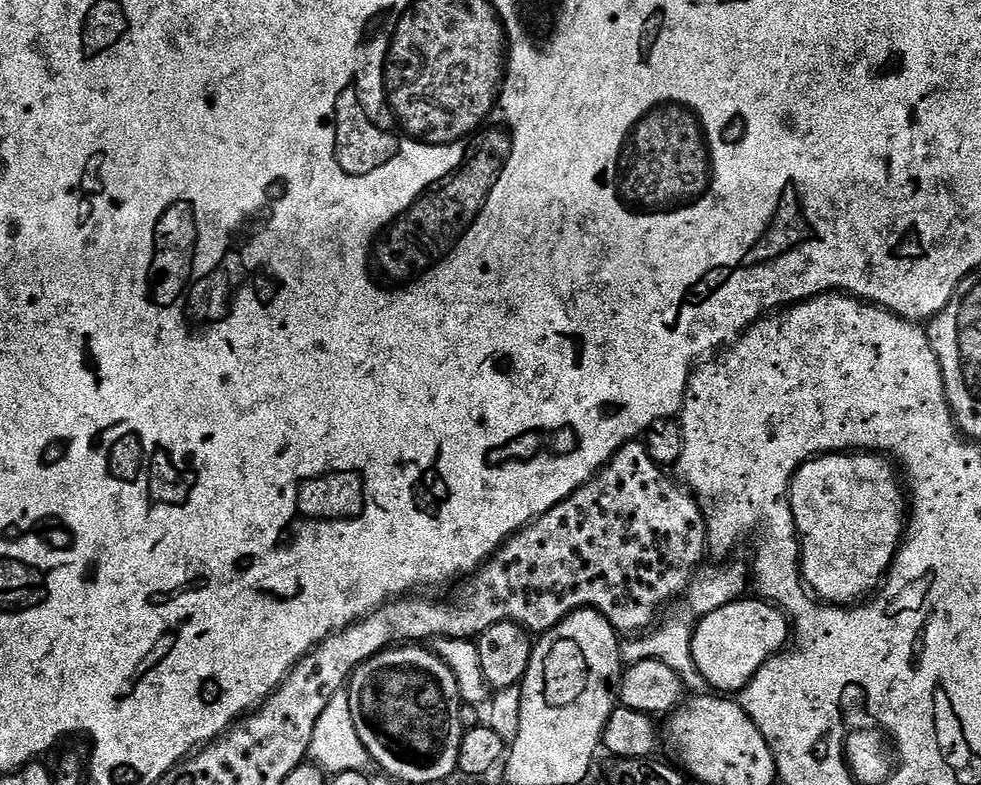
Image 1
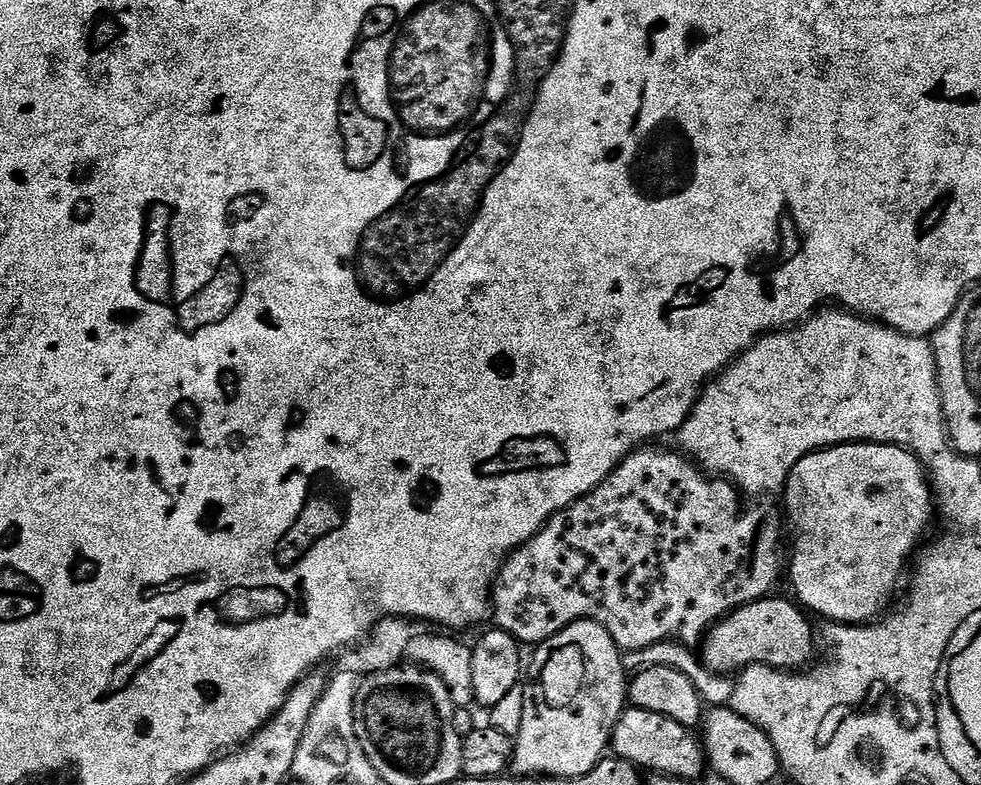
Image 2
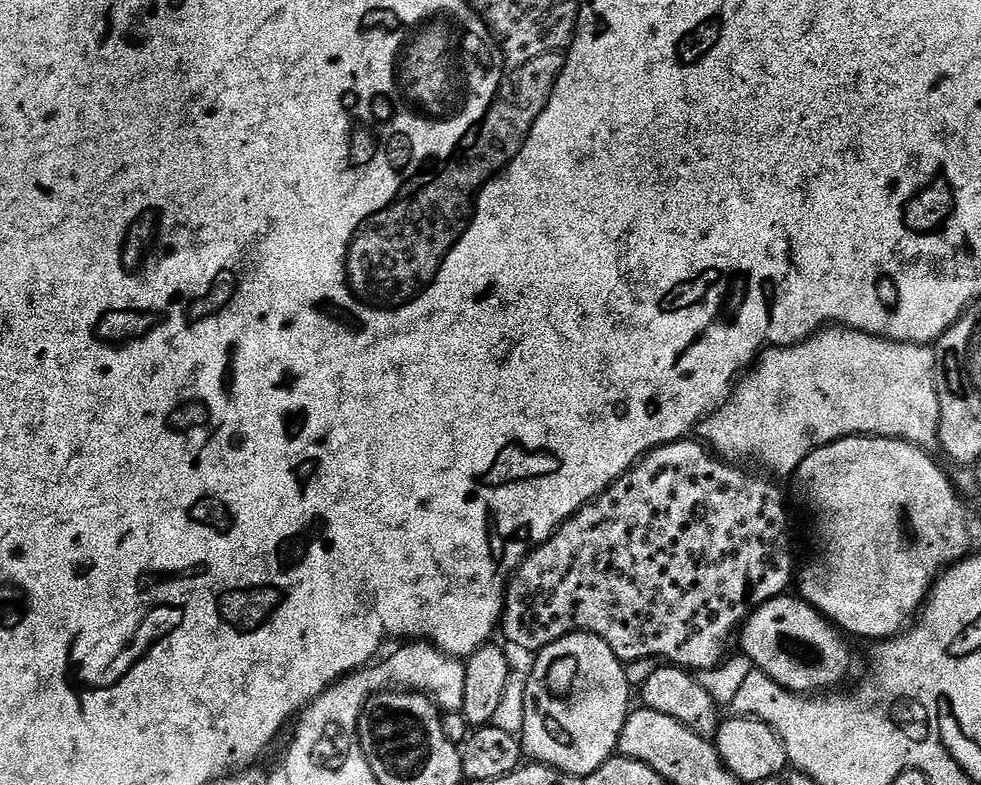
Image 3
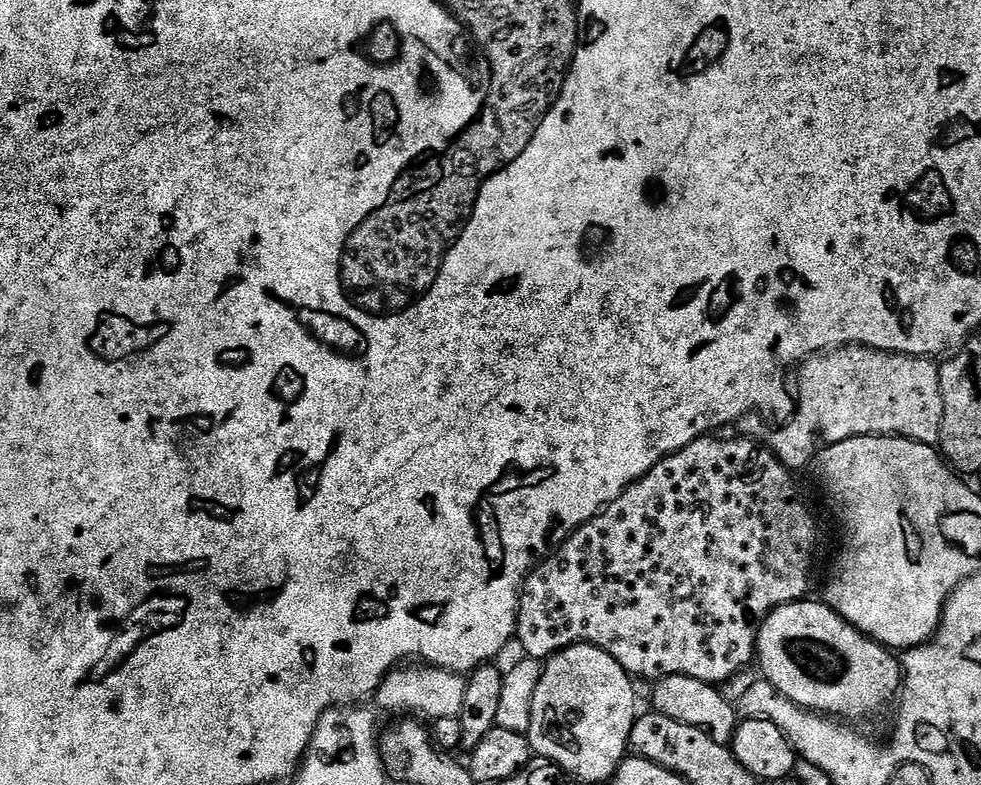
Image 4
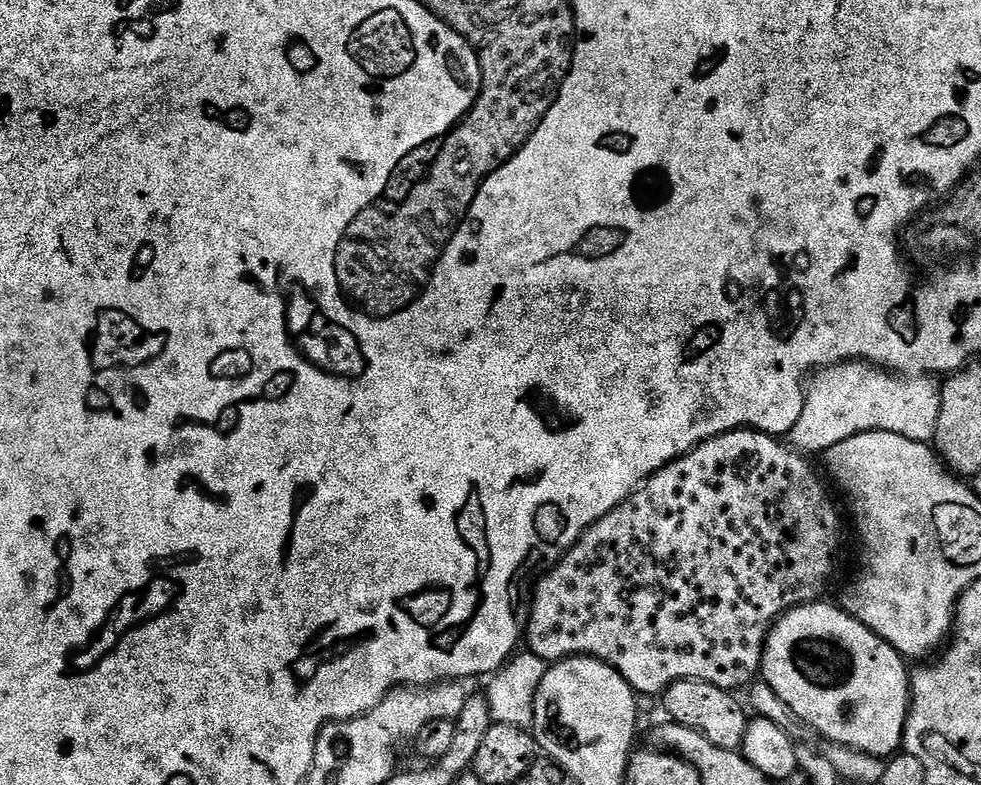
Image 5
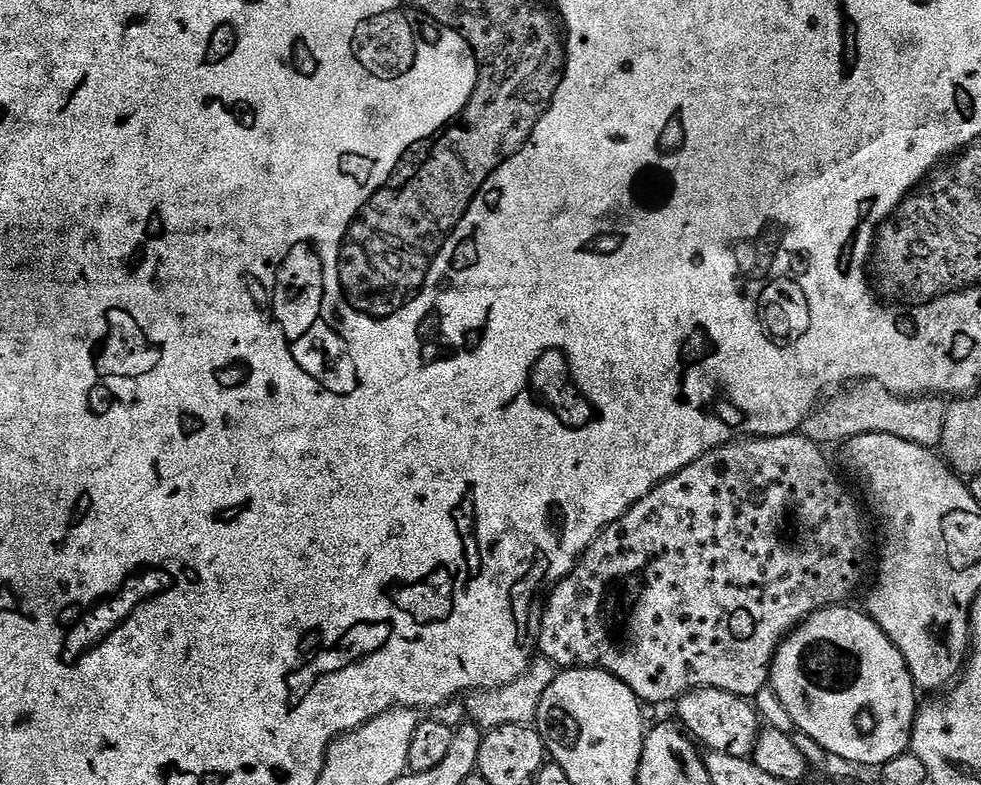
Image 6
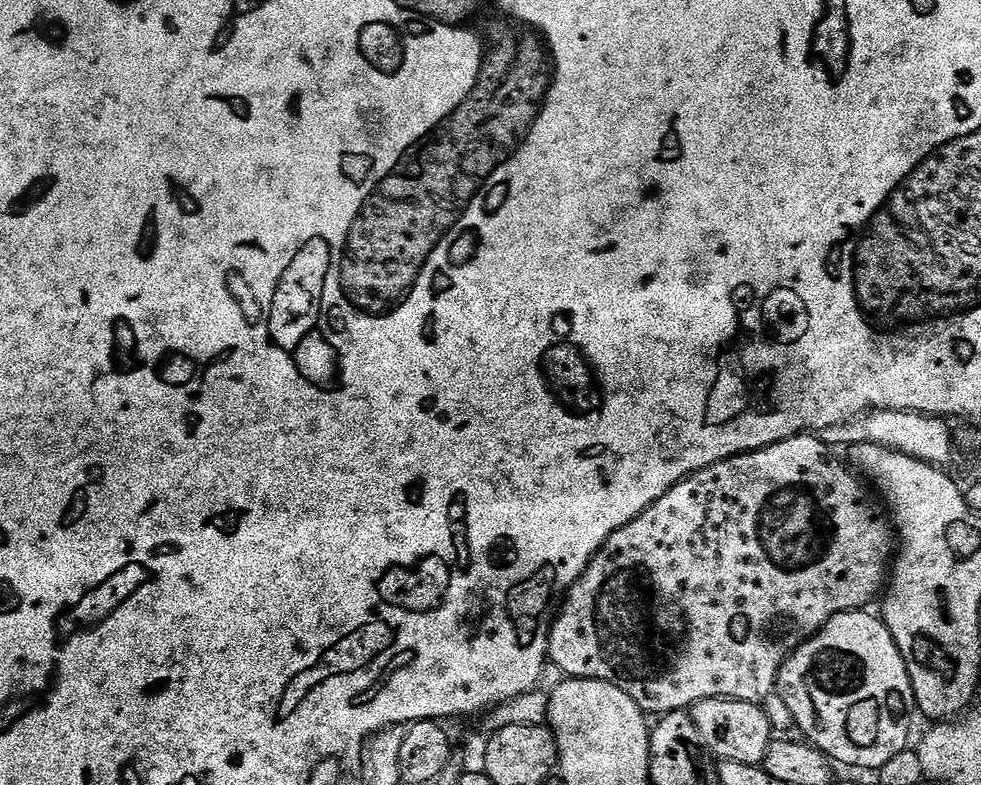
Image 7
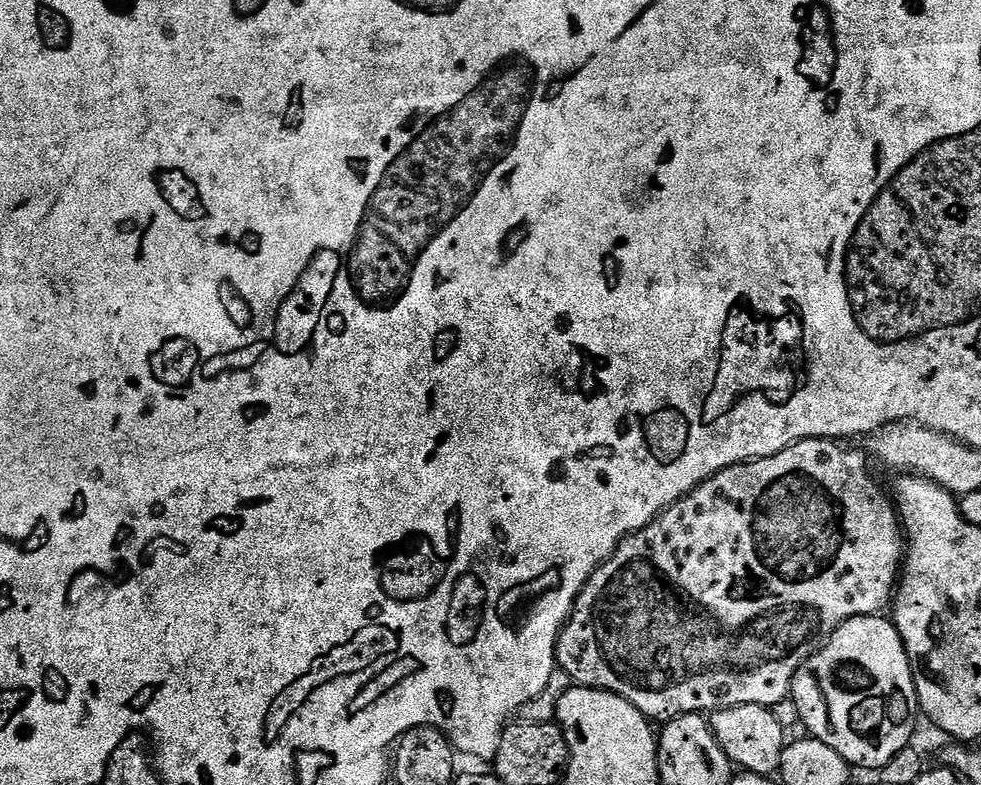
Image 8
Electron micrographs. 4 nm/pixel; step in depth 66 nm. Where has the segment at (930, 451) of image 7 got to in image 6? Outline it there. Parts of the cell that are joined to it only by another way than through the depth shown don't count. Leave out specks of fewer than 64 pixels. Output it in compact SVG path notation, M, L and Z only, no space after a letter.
M856 386L833 395L831 399L823 406L817 407L805 420L802 429L803 435L821 446L836 443L839 445L845 440L852 440L855 436L871 432L890 434L906 442L927 445L928 436L938 438L944 429L946 404L940 398L905 398L887 392L879 386Z

